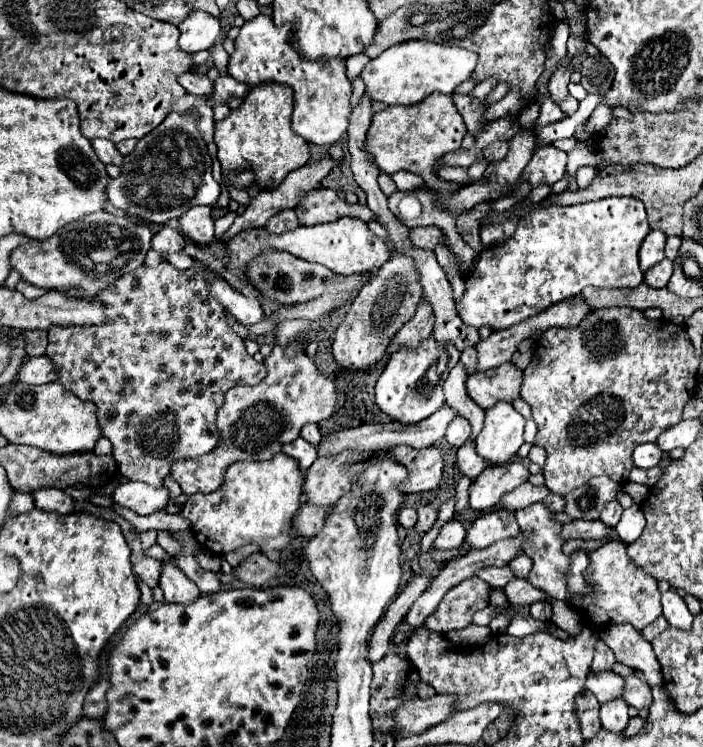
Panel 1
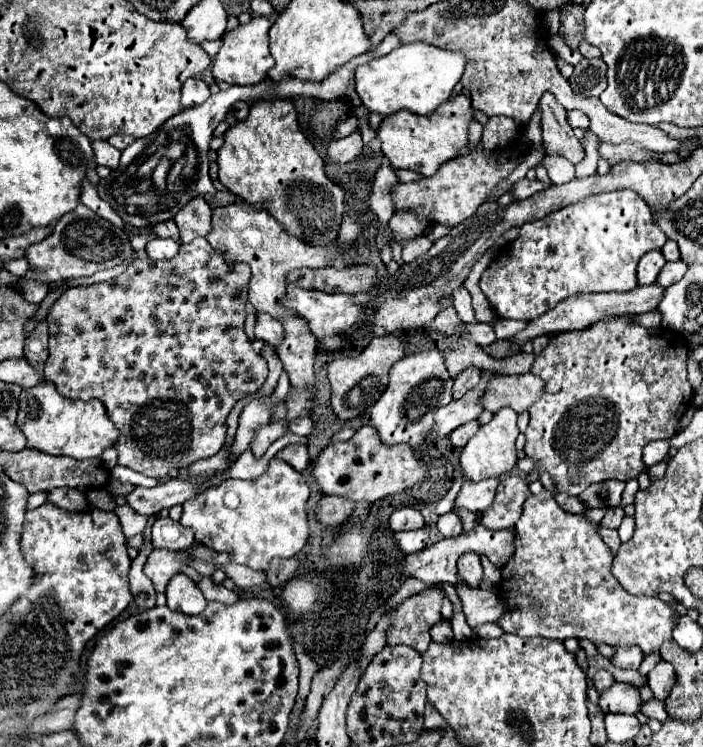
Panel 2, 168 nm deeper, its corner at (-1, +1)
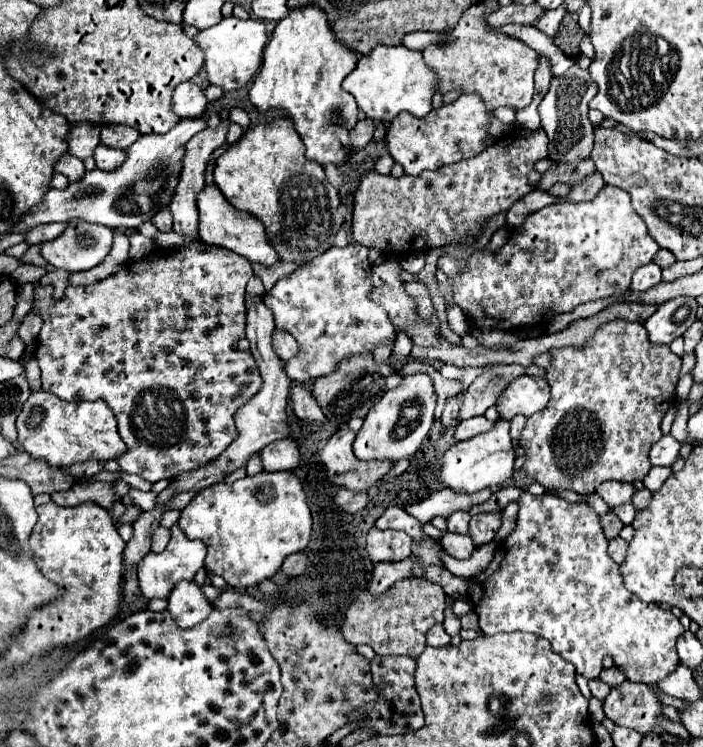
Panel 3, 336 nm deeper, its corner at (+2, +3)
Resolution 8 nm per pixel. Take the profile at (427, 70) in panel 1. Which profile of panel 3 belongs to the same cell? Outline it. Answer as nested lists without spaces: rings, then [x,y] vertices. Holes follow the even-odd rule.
[[[377,45],[371,53],[361,55],[357,67],[343,81],[343,89],[351,93],[359,105],[359,109],[379,121],[393,121],[399,113],[407,111],[415,117],[425,117],[431,111],[431,97],[437,87],[437,75],[423,61],[421,51],[407,49],[405,45],[387,47]]]

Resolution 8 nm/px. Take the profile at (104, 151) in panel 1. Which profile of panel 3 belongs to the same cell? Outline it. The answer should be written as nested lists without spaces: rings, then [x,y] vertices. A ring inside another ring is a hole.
[[[99,145],[97,149],[95,149],[95,163],[97,163],[97,167],[99,169],[103,169],[103,171],[113,171],[113,169],[117,169],[119,165],[123,165],[123,161],[125,161],[125,151],[121,151],[121,149],[111,149],[111,147],[105,147],[105,145]]]

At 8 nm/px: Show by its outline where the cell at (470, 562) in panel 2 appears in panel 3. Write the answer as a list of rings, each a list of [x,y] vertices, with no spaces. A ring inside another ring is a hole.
[[[447,531],[441,537],[439,543],[445,549],[445,553],[455,557],[455,559],[469,559],[473,549],[475,549],[475,545],[473,545],[469,535],[457,535],[457,533],[451,533],[451,531]]]

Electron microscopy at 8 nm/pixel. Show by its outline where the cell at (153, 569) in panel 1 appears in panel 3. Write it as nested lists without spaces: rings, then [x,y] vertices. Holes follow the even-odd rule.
[[[173,525],[173,527],[171,527],[171,541],[169,541],[169,545],[165,547],[165,551],[161,551],[161,553],[149,553],[149,555],[139,563],[139,567],[137,567],[137,577],[139,577],[141,595],[143,595],[147,601],[157,599],[157,597],[167,599],[169,593],[171,593],[171,589],[173,589],[179,581],[183,581],[183,579],[191,581],[191,579],[195,577],[195,573],[203,567],[205,553],[207,553],[207,549],[205,549],[205,545],[203,545],[201,541],[191,541],[191,539],[187,539],[187,537],[181,533],[179,525]]]

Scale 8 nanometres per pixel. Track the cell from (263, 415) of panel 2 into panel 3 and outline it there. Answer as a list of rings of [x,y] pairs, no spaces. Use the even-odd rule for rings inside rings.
[[[359,243],[331,247],[327,253],[279,279],[273,289],[263,295],[265,305],[275,315],[277,329],[291,333],[301,347],[301,353],[283,367],[291,381],[309,383],[333,373],[349,355],[371,353],[377,345],[393,343],[397,339],[397,331],[391,325],[387,311],[369,299],[371,263],[367,261],[367,255],[369,249]]]

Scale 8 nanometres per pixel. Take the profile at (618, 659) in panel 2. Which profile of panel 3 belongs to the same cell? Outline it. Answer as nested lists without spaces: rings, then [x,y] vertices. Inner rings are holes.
[[[611,667],[611,669],[603,669],[601,675],[599,675],[599,679],[603,683],[607,683],[609,687],[617,687],[617,685],[621,685],[625,681],[625,675],[617,667]]]

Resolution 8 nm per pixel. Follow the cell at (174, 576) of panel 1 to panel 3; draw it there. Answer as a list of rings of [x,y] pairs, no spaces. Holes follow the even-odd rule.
[[[181,581],[179,585],[175,585],[167,601],[169,601],[167,611],[181,629],[199,625],[213,611],[213,605],[205,599],[201,587],[195,585],[193,581]]]

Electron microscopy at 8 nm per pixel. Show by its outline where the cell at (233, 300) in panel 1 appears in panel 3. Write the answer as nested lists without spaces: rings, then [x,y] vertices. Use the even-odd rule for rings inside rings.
[[[275,329],[273,341],[275,341],[275,353],[277,353],[283,361],[289,361],[291,357],[295,357],[295,355],[299,353],[297,341],[295,341],[291,335],[287,335],[287,333],[279,331],[279,329]]]

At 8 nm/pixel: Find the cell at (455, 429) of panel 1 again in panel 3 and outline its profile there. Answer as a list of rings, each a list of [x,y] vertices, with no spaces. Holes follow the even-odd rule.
[[[481,415],[481,417],[471,417],[471,419],[461,421],[461,423],[457,425],[457,429],[455,429],[455,439],[457,439],[457,441],[471,439],[471,437],[475,437],[475,435],[479,435],[479,433],[489,431],[493,425],[495,425],[495,423],[489,421],[489,419],[485,419],[483,415]]]

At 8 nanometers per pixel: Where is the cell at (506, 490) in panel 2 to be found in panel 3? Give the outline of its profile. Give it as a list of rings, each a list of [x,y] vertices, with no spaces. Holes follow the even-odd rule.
[[[479,513],[471,517],[469,537],[473,539],[475,547],[481,547],[495,537],[499,527],[501,527],[501,513]]]

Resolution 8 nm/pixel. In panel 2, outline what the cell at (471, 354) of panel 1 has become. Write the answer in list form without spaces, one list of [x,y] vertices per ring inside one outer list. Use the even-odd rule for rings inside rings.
[[[468,367],[468,369],[464,369],[464,371],[458,375],[458,379],[454,379],[452,397],[454,397],[454,399],[460,399],[466,391],[474,389],[474,387],[478,385],[480,373],[482,373],[482,371],[480,371],[480,369],[476,369],[476,367]]]

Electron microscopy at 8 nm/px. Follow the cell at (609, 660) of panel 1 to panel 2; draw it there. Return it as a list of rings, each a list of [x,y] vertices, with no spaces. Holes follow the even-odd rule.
[[[598,669],[598,671],[596,671],[596,675],[594,675],[594,687],[596,687],[598,691],[604,691],[604,689],[610,687],[612,683],[614,683],[614,677],[612,677],[610,671],[606,671],[606,669]]]

